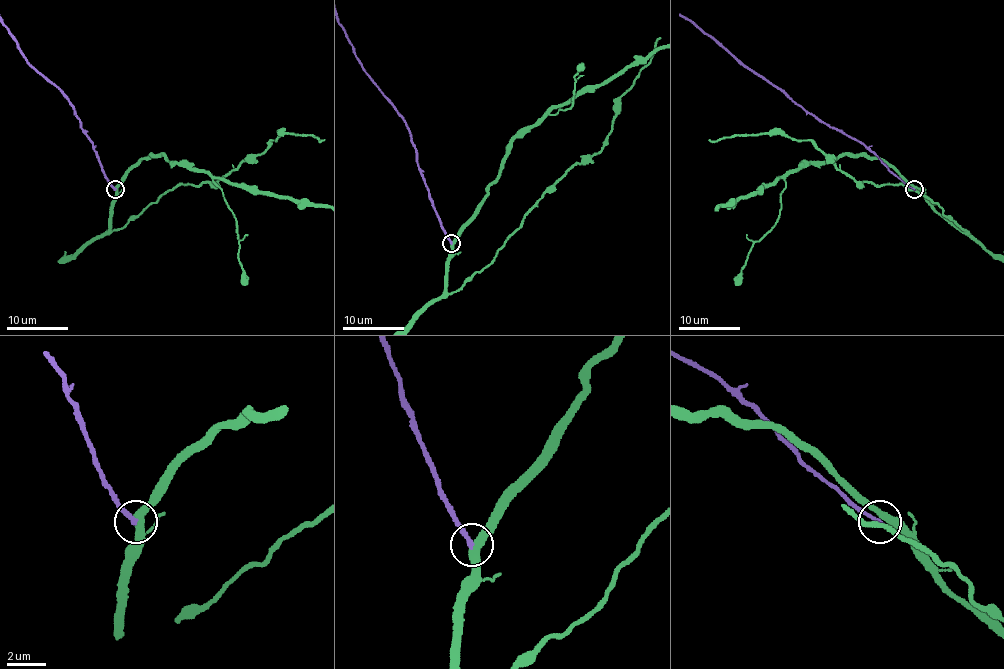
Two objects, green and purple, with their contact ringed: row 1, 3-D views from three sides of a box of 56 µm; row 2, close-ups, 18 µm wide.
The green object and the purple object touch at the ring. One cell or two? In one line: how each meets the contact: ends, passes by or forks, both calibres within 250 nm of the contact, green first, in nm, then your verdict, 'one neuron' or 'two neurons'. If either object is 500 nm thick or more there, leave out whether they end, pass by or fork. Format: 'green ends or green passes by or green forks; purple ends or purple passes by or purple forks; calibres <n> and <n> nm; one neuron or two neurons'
green passes by; purple ends; calibres 400 and 190 nm; two neurons

